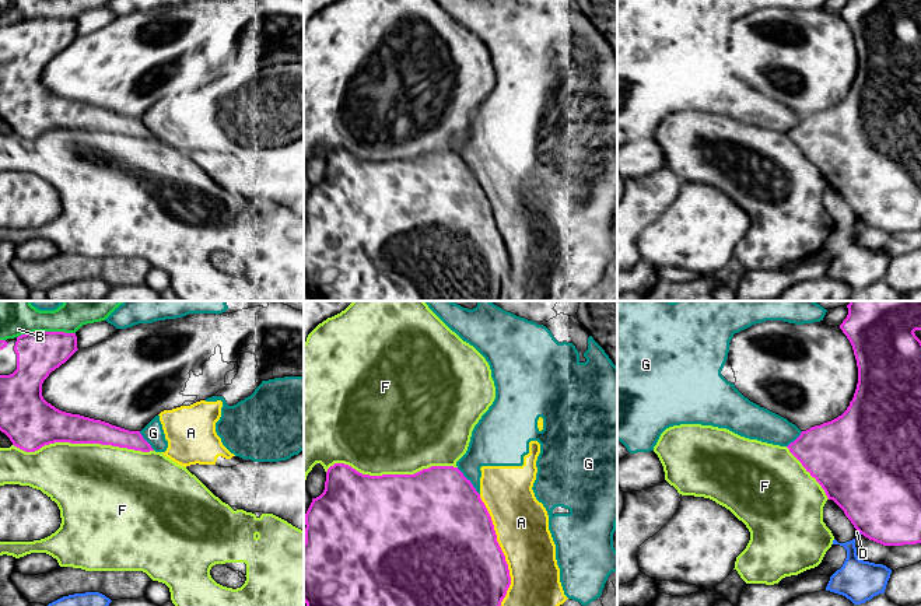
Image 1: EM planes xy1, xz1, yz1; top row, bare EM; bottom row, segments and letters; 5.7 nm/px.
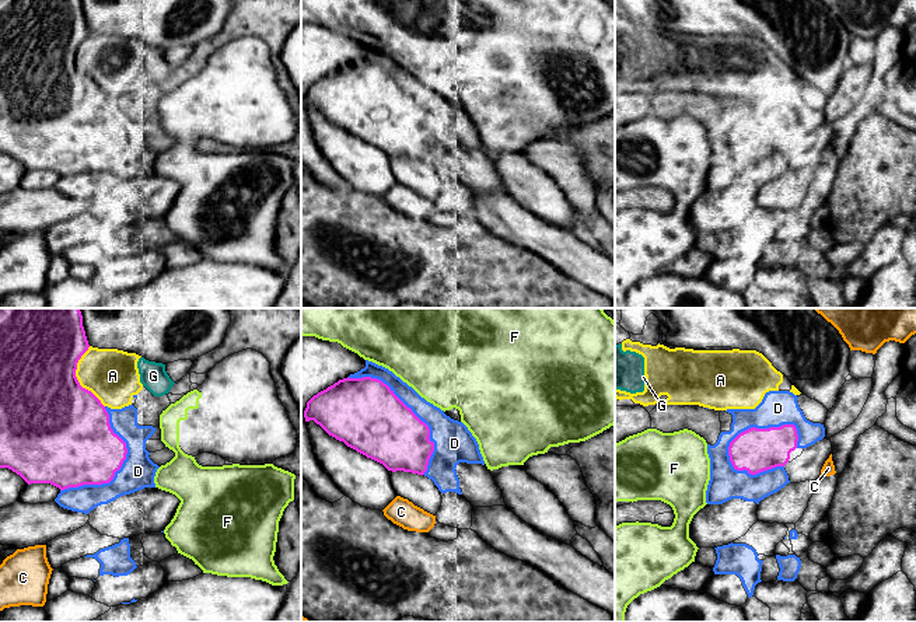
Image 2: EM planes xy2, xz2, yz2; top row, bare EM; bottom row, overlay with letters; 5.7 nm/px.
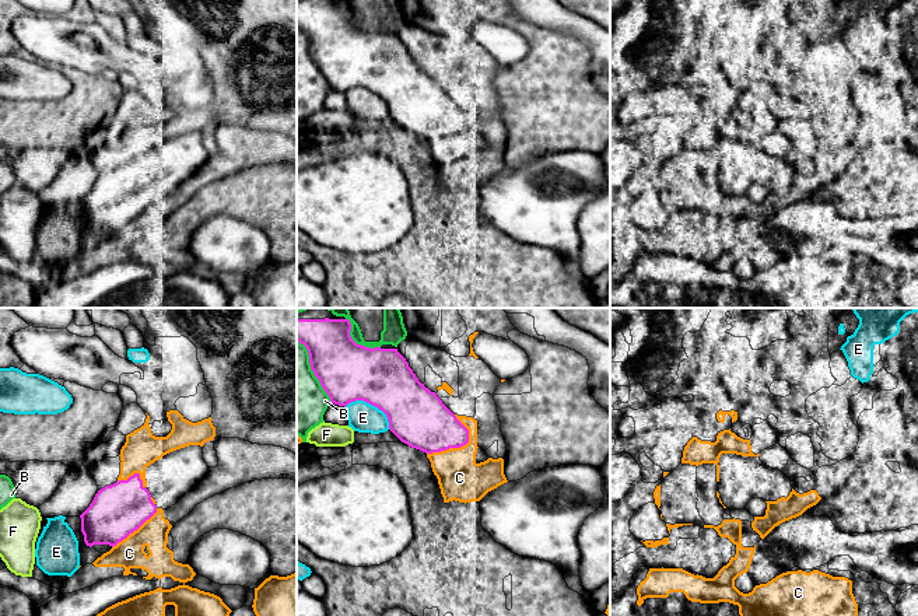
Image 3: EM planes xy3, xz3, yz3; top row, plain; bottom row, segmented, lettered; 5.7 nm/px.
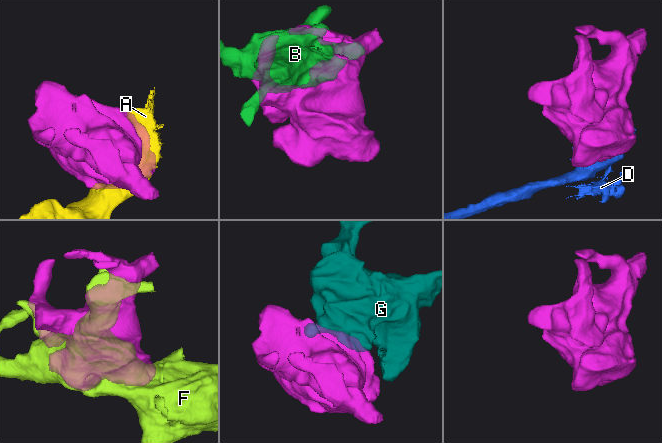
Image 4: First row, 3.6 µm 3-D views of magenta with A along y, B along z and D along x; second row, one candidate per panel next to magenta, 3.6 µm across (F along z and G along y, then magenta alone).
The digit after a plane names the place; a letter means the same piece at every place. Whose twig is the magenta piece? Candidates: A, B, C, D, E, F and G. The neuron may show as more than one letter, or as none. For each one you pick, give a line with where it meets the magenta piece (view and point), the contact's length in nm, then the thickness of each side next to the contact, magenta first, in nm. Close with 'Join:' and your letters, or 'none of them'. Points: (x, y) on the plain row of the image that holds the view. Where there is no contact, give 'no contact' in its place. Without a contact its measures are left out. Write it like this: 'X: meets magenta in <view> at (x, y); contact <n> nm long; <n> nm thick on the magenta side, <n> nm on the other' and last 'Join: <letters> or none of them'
Join: none of them

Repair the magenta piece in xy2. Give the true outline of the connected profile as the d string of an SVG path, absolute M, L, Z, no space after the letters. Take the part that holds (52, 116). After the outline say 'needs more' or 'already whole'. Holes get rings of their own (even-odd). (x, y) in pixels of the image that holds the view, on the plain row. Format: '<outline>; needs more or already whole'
M0 0L0 154L11 156L28 171L50 170L64 177L83 171L109 170L126 146L126 129L111 115L105 92L91 77L83 74L76 63L77 49L88 34L81 0Z; already whole

